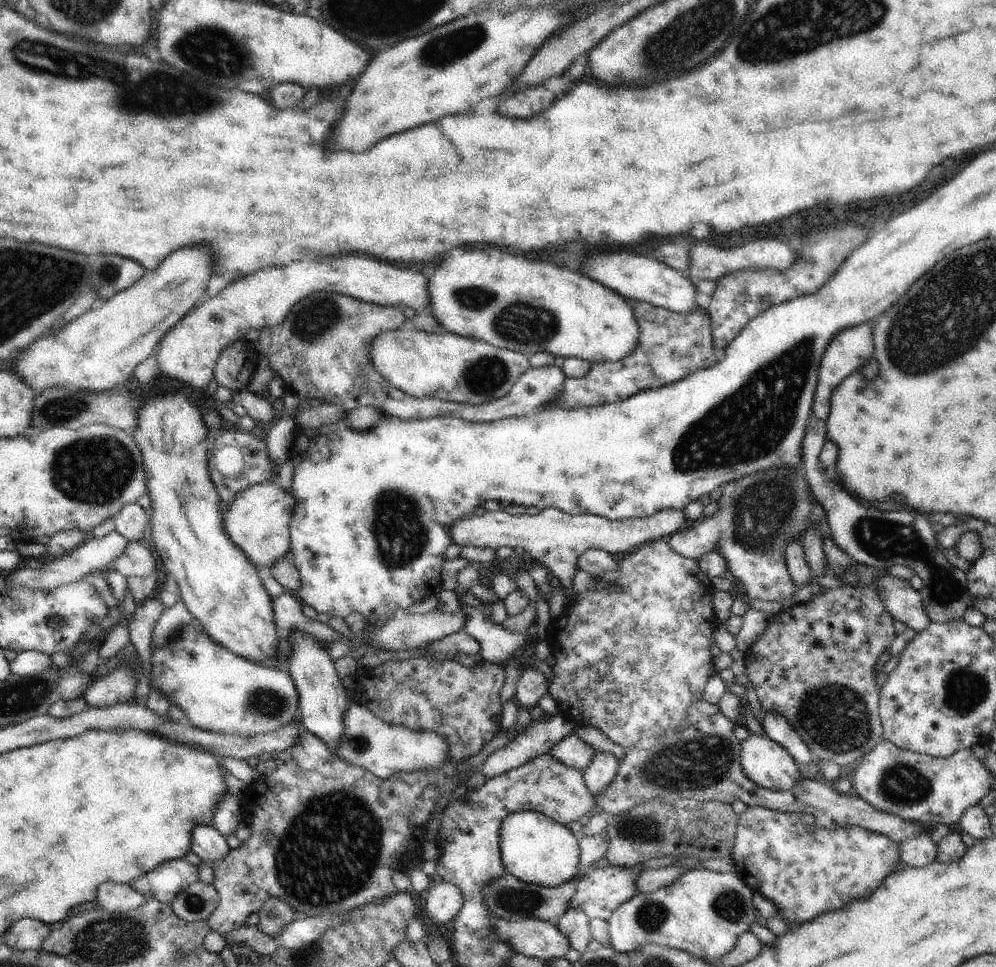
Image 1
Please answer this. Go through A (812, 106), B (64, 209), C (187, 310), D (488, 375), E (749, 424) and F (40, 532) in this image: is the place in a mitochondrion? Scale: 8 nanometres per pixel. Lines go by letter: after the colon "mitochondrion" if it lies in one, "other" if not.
A: other
B: other
C: other
D: mitochondrion
E: mitochondrion
F: other

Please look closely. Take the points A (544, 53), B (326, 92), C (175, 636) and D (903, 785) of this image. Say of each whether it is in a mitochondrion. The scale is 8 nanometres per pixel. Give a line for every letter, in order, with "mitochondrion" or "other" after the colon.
A: other
B: other
C: other
D: mitochondrion

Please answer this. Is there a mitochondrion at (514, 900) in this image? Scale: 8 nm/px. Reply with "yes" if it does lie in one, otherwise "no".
yes

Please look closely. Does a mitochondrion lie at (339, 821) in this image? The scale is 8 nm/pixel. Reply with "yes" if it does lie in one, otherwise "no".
yes

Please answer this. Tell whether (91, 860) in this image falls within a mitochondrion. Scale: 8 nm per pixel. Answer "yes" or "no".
no

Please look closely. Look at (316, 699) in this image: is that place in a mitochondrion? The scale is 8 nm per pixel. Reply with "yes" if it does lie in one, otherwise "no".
no

